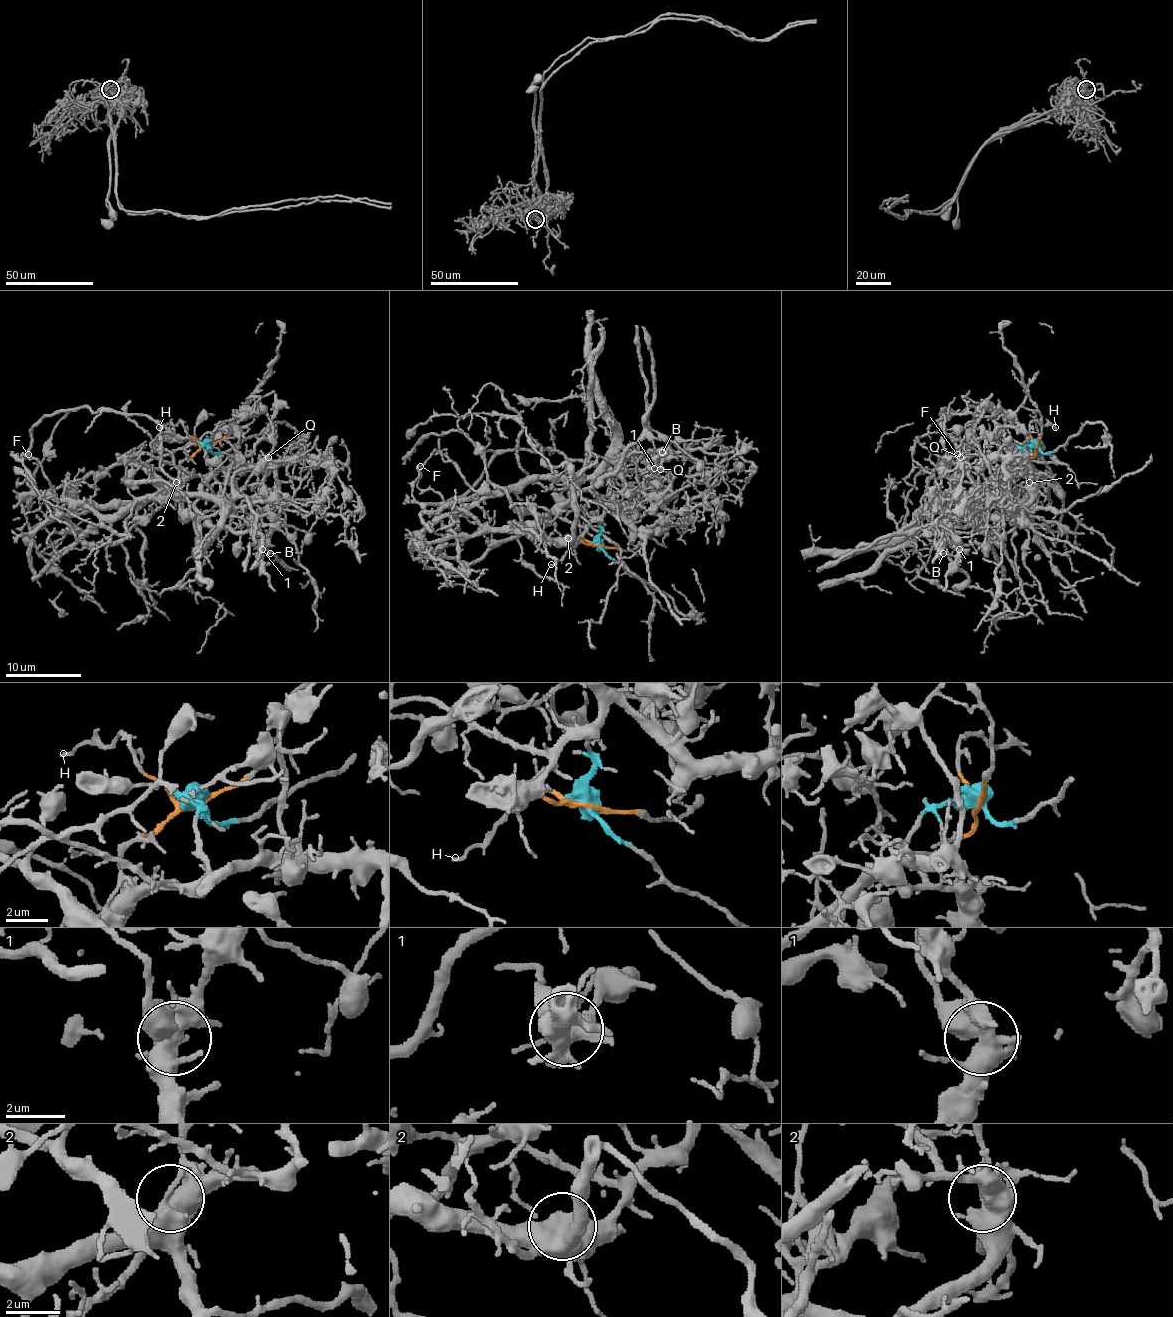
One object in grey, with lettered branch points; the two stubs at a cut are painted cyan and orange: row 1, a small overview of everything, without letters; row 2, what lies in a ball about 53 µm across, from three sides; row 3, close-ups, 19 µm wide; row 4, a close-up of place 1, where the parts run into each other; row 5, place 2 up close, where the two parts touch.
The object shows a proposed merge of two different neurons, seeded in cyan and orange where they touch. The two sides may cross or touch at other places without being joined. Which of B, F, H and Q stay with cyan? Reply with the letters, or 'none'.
B, Q

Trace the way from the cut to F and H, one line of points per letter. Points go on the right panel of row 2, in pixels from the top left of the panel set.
F: (1037, 447), (1029, 458), (1029, 492), (1003, 515), (980, 456), (957, 454)
H: (1037, 447), (1029, 434), (1029, 424), (1039, 420), (1056, 428)

